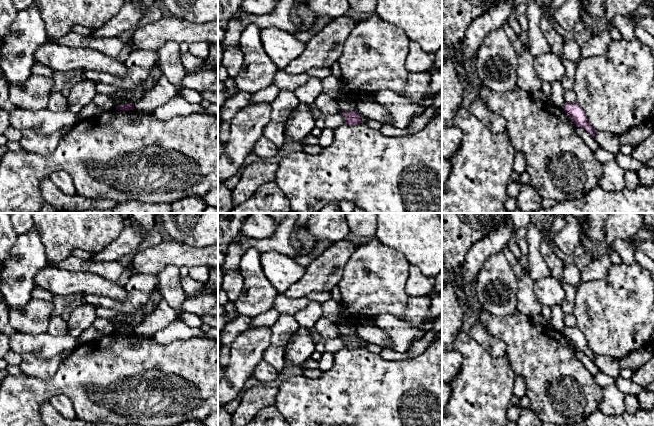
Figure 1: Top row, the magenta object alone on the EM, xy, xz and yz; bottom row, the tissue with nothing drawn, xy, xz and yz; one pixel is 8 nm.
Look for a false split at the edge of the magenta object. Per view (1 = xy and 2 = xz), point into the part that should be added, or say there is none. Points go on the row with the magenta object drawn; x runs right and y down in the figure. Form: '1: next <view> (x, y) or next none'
1: next none
2: next none

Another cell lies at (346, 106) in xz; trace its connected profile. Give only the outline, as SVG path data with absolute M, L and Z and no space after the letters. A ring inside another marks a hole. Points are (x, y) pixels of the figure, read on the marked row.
M343 101L339 105L340 112L350 112L357 110L357 103L354 101Z

